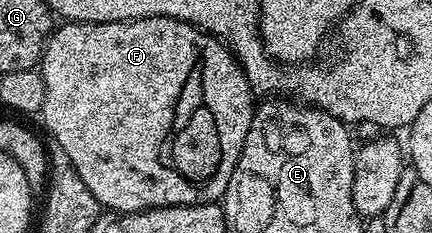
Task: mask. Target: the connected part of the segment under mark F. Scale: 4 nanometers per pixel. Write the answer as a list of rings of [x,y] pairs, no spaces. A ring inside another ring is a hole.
[[[171,17],[128,19],[126,23],[65,21],[50,34],[49,40],[45,43],[39,70],[45,86],[39,119],[45,122],[46,129],[53,134],[52,142],[63,145],[63,153],[67,153],[67,157],[71,157],[71,165],[75,165],[75,173],[83,177],[83,185],[91,189],[91,193],[102,208],[113,213],[128,213],[152,211],[155,207],[193,207],[196,203],[218,202],[224,196],[227,185],[231,181],[231,173],[241,156],[247,129],[251,129],[255,110],[255,92],[250,87],[240,63],[237,62],[236,55],[216,35],[208,35],[200,27],[192,27],[190,23]]]

